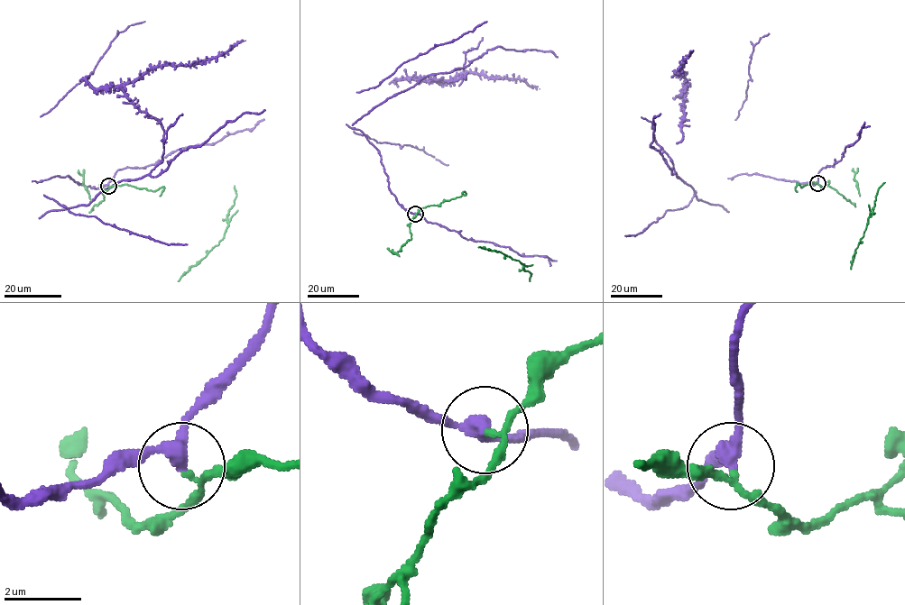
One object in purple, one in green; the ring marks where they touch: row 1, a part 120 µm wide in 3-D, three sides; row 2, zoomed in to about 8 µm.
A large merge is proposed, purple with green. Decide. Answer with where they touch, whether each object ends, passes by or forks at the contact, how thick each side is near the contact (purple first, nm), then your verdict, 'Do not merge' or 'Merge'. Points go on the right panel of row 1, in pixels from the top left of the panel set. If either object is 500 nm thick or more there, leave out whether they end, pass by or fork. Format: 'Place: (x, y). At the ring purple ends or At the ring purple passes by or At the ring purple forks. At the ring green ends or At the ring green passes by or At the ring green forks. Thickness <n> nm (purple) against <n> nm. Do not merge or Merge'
Place: (817, 183). At the ring purple passes by. At the ring green passes by. Thickness 320 nm (purple) against 110 nm. Do not merge

